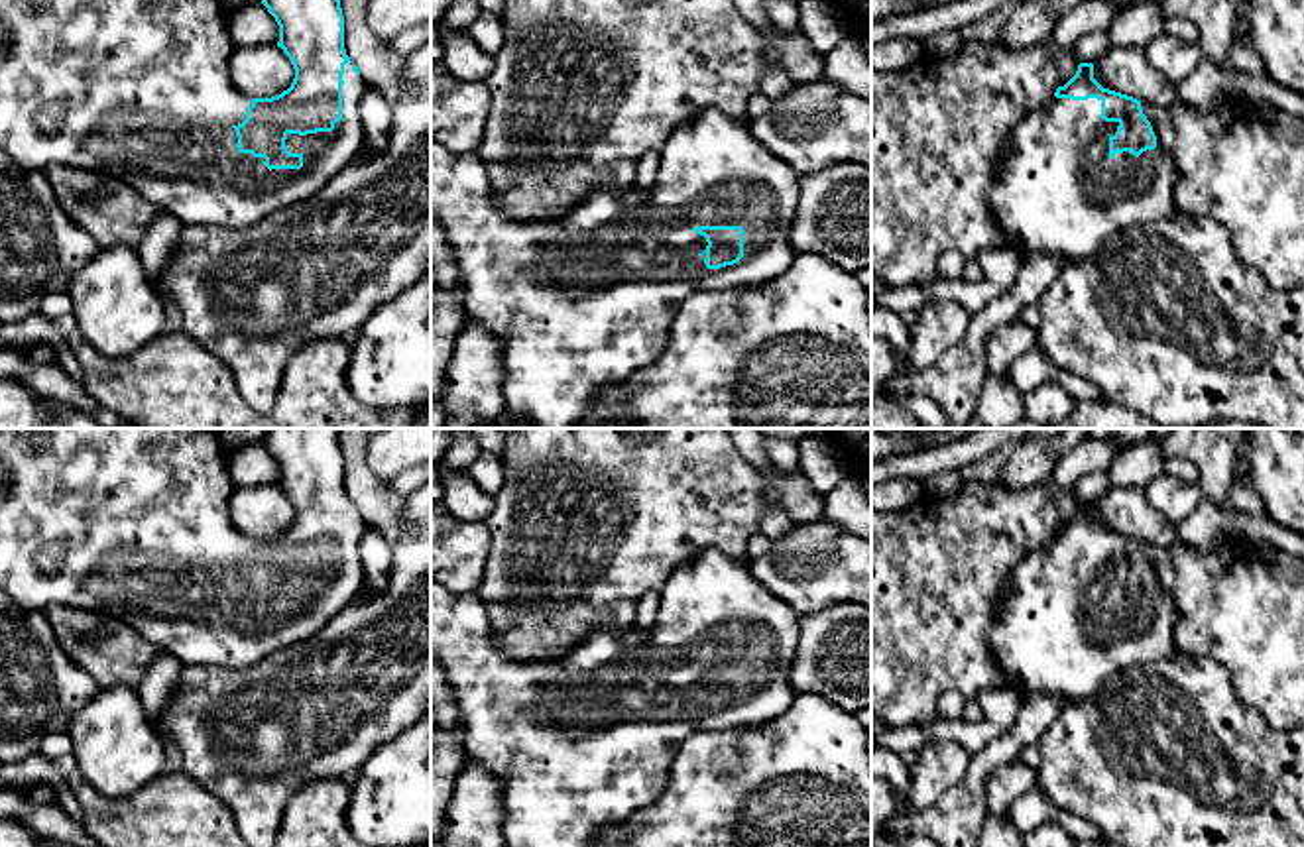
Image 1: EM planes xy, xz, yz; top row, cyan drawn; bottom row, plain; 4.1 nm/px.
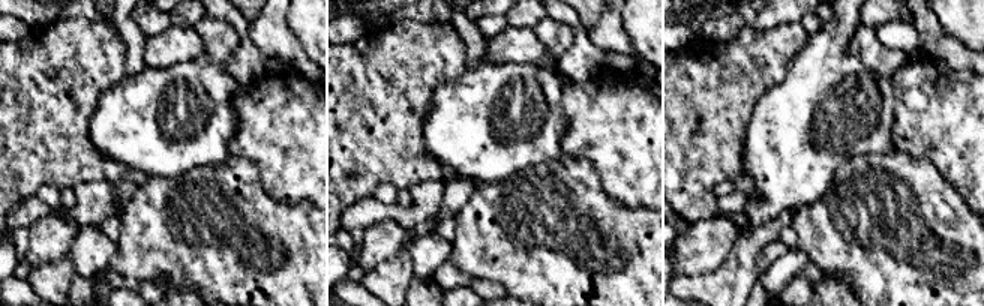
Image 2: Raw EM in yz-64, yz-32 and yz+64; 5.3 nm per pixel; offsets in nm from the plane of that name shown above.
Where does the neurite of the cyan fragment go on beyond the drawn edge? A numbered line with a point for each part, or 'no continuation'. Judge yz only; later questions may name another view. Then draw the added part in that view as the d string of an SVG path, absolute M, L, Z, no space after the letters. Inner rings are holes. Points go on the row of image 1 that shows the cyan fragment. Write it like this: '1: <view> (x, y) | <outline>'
1: yz (1057, 191) | M1056 98L1025 116L1001 145L993 169L991 212L1009 236L1023 263L1033 255L1052 255L1060 265L1094 255L1113 234L1137 224L1155 224L1172 218L1178 208L1174 185L1176 128L1168 108L1141 102L1153 126L1156 147L1135 157L1129 151L1109 157L1109 138L1119 122L1101 118L1101 100Z

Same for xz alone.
1: xz (583, 301) | M704 108L700 114L692 116L688 122L679 124L659 153L659 175L657 181L641 191L631 187L623 195L612 195L606 189L592 191L582 202L566 210L559 218L549 220L519 220L511 218L494 206L490 195L490 175L486 165L476 153L454 153L441 143L431 141L431 214L435 222L446 234L450 252L458 267L458 287L454 289L460 297L466 326L484 326L504 344L504 364L505 379L500 391L505 399L504 415L496 419L498 428L511 428L517 419L525 419L537 428L574 428L580 419L596 405L598 393L604 387L625 381L641 367L651 366L667 348L673 320L681 303L694 291L730 291L753 287L757 283L769 281L789 269L795 259L791 248L791 230L795 222L797 202L800 198L800 173L797 173L789 163L773 155L749 130L749 122L736 120L724 114L720 108ZM698 226L741 226L743 228L743 257L720 269L708 269L706 259L706 238L696 234Z

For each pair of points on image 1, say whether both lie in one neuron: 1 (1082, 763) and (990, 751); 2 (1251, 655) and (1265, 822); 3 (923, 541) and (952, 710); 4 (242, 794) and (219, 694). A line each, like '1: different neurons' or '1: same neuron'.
1: different neurons
2: different neurons
3: different neurons
4: same neuron

